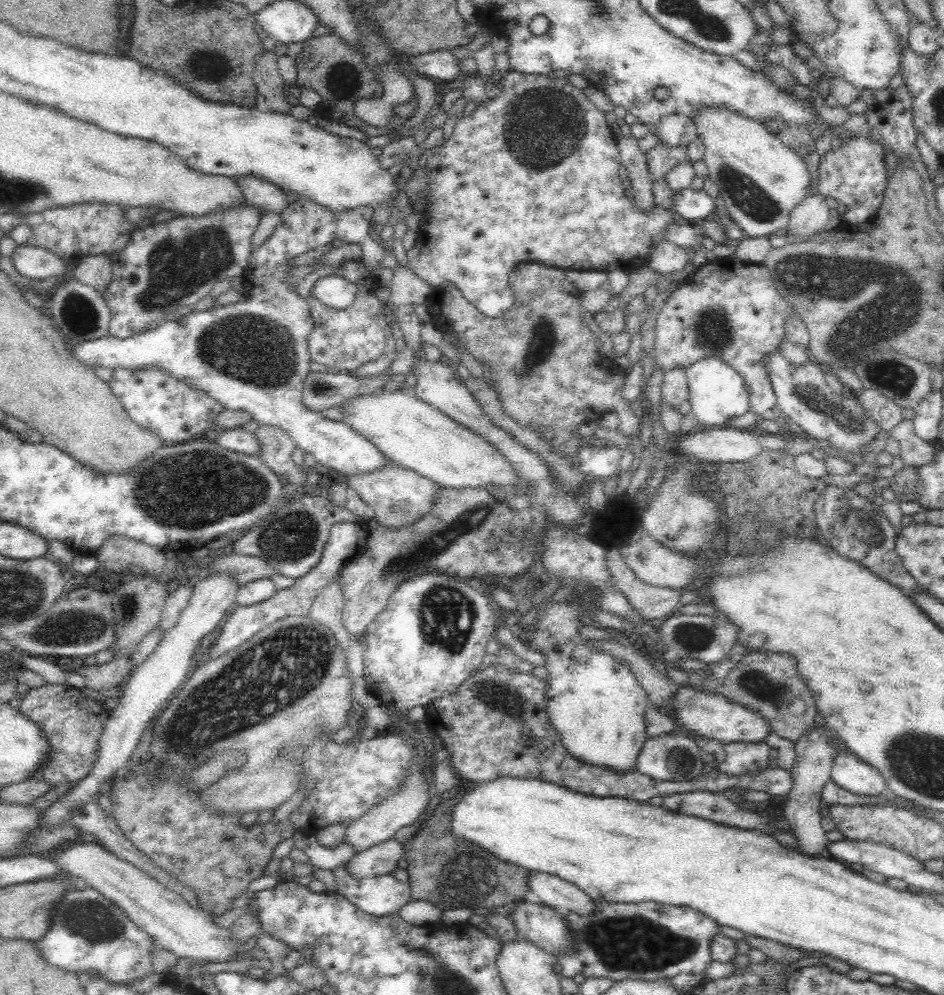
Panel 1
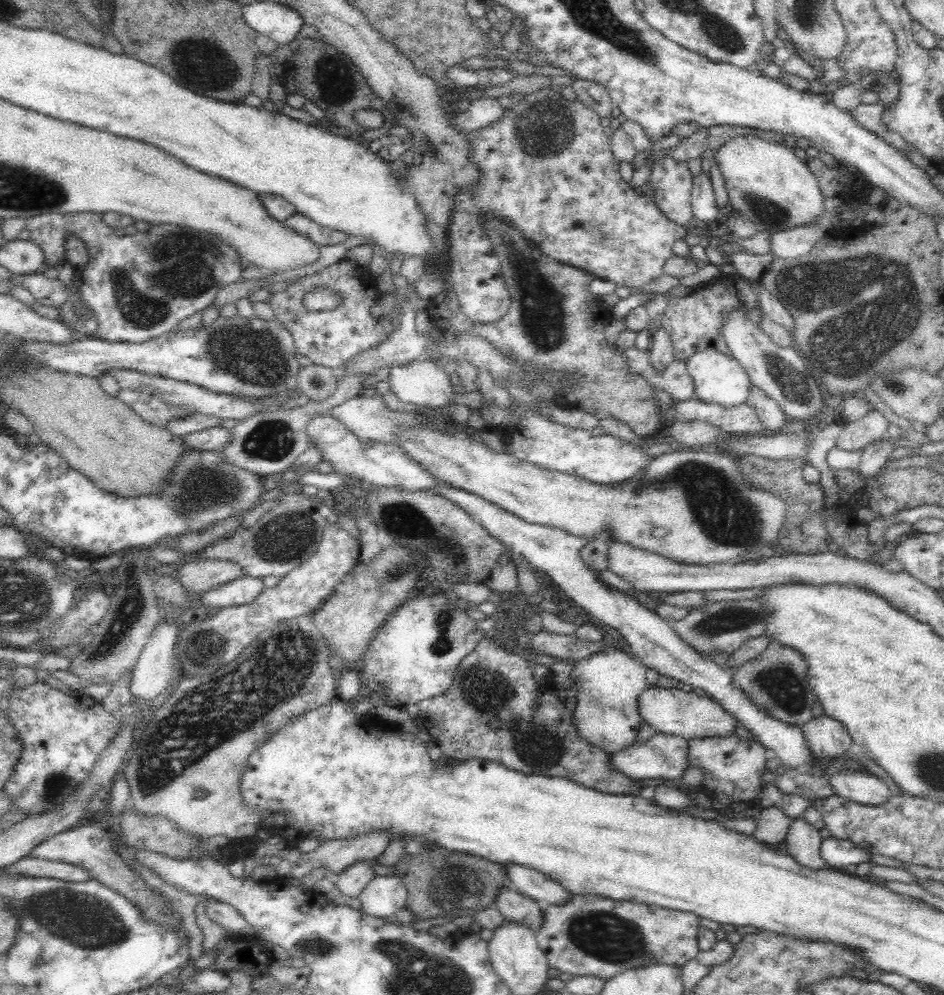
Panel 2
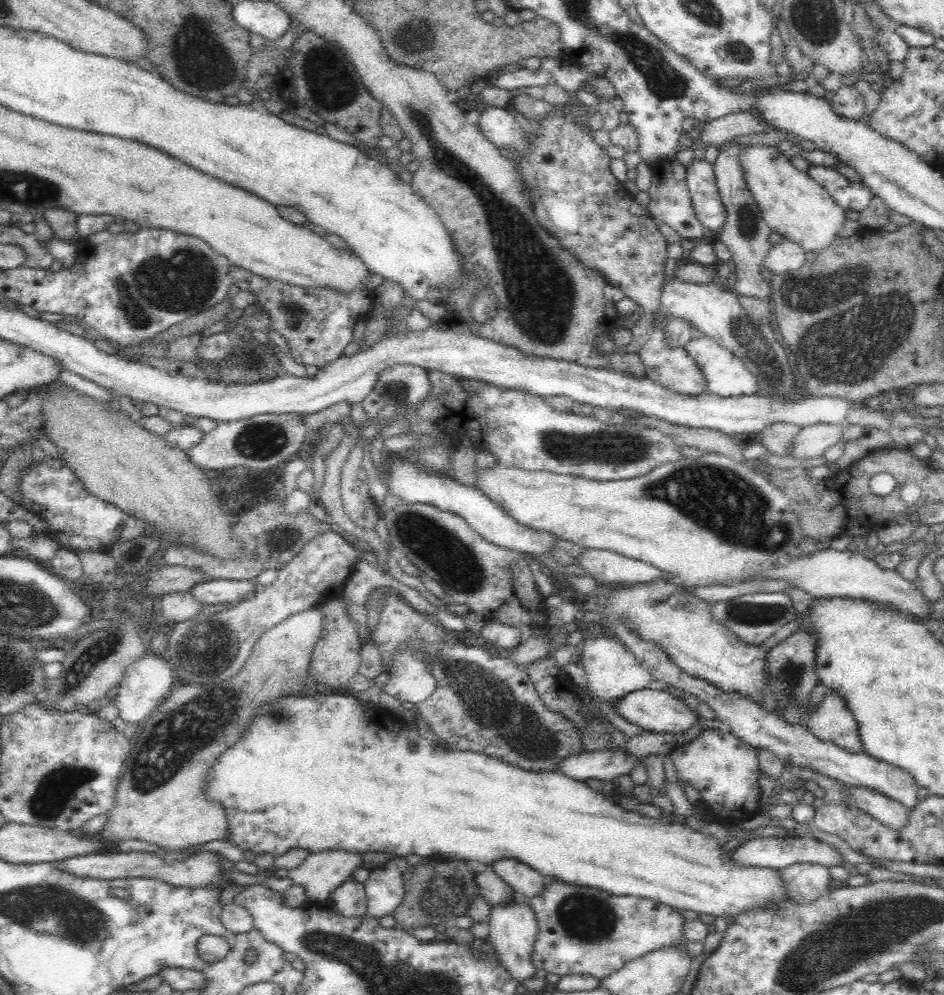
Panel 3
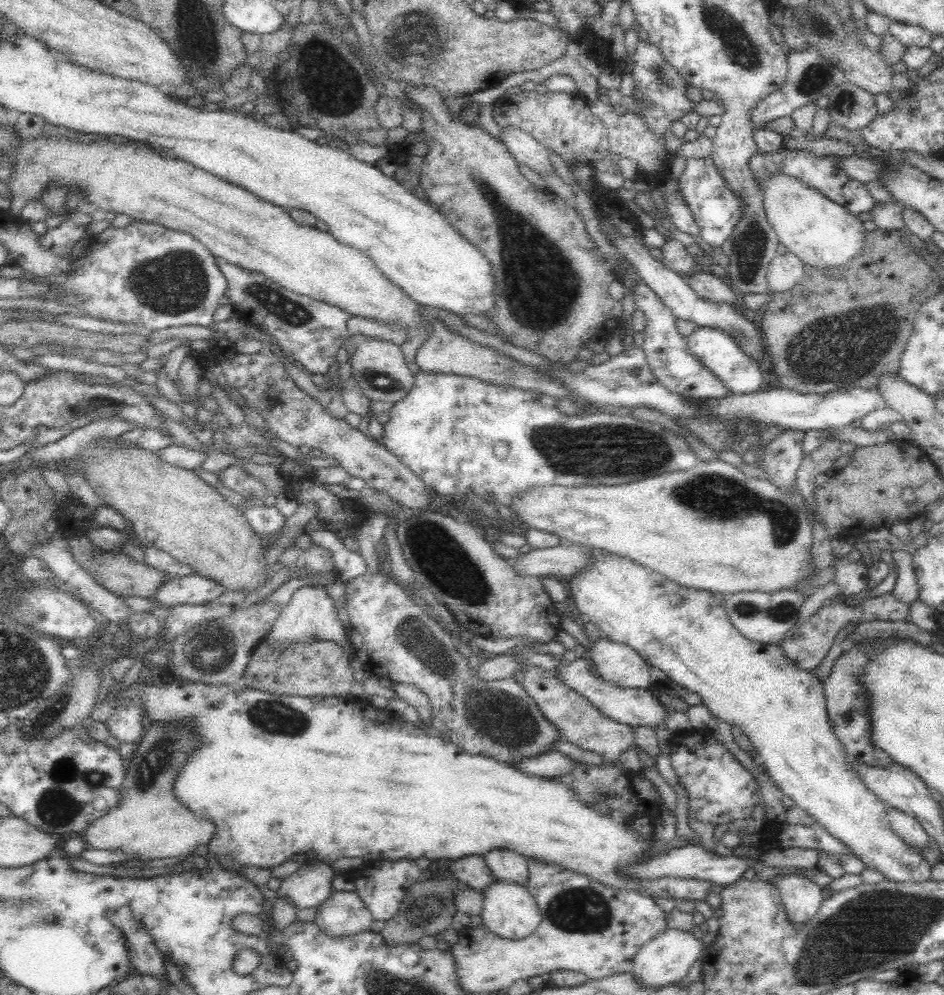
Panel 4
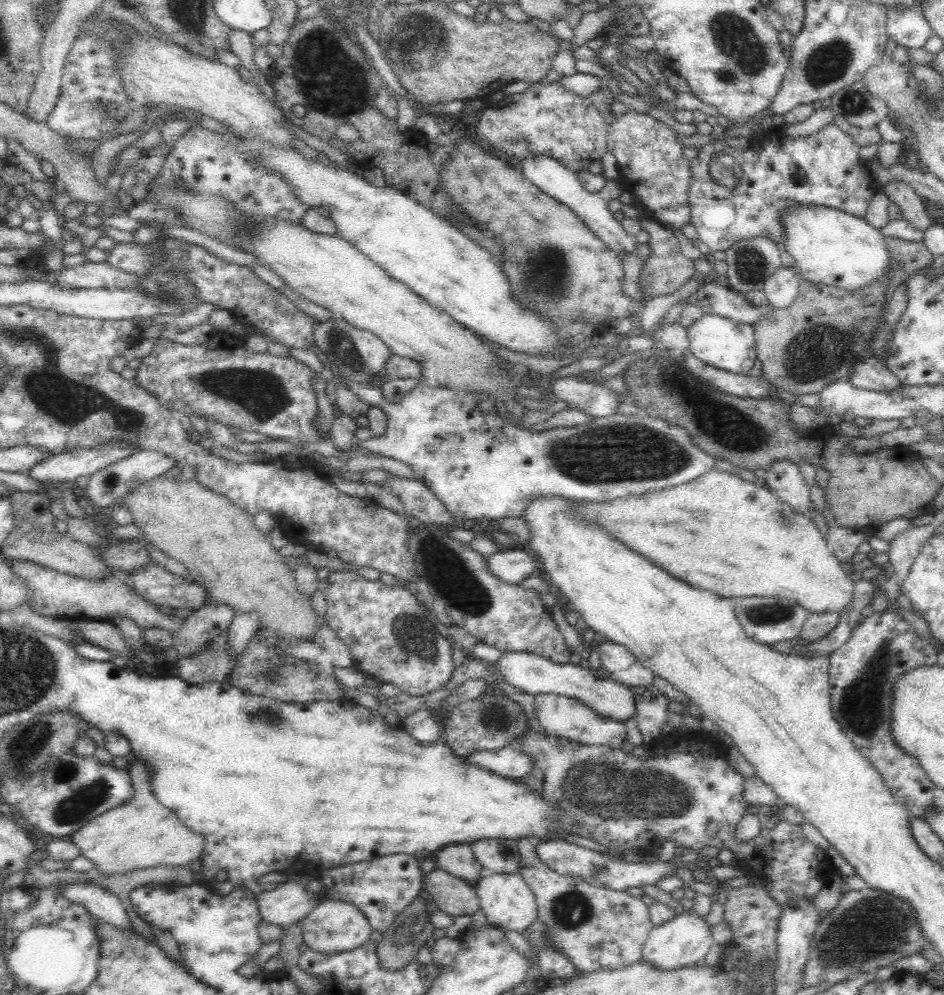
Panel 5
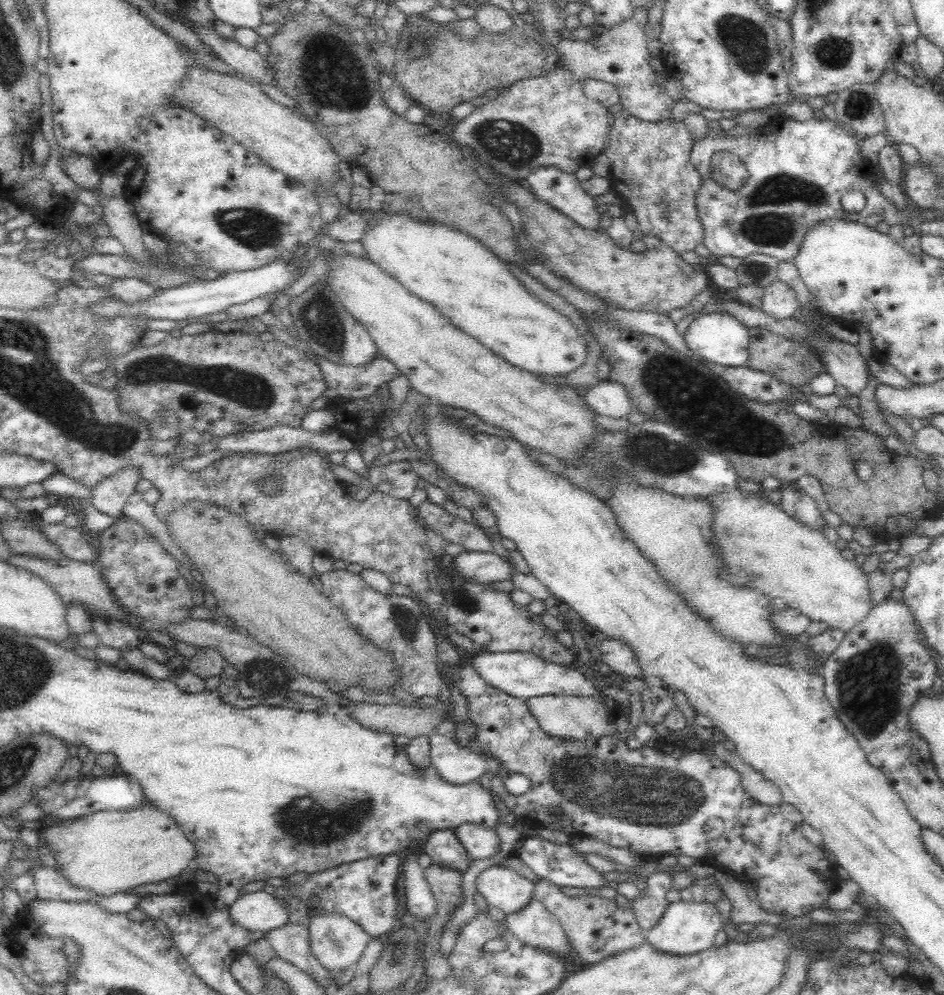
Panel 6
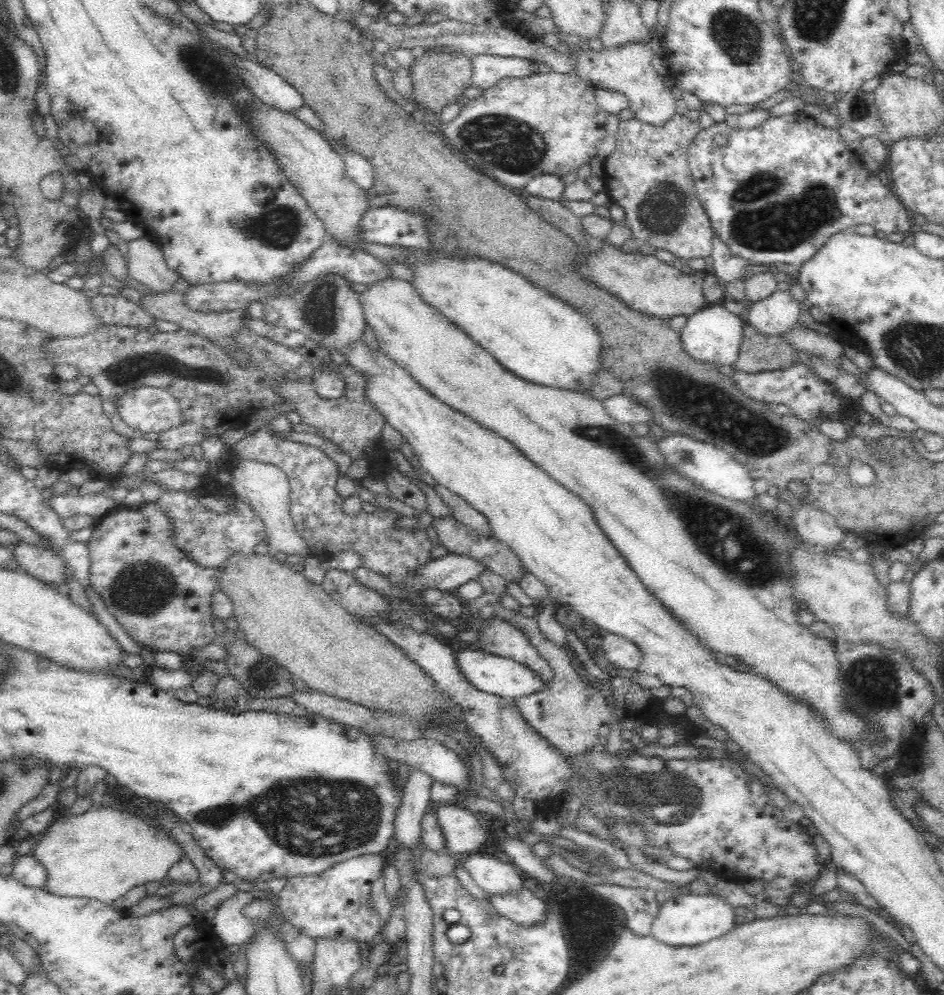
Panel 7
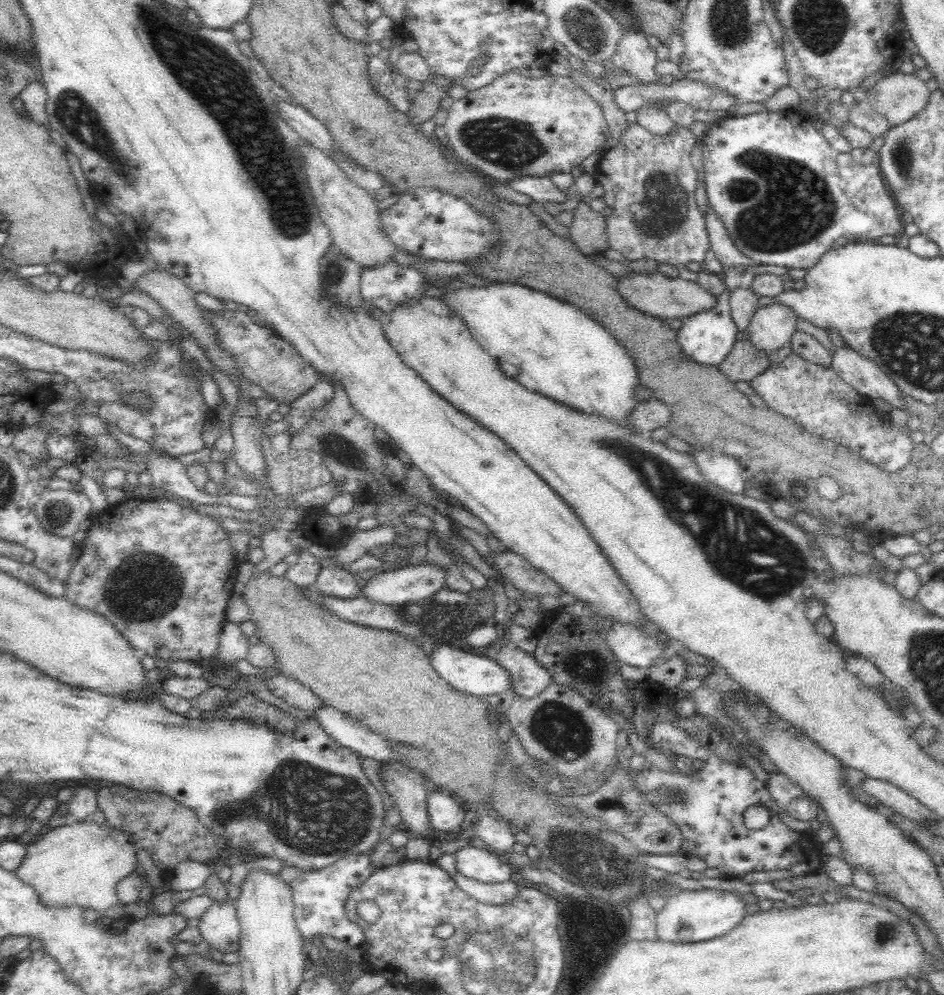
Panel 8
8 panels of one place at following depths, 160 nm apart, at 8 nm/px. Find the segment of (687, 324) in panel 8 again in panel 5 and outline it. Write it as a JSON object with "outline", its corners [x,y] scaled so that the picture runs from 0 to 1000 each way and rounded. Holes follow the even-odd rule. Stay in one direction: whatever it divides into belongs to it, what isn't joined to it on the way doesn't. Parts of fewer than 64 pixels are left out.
{"outline":[[[746,315],[746,318],[742,318],[733,328],[728,329],[728,339],[735,359],[744,365],[788,378],[808,378],[806,365],[800,352],[798,327]]]}

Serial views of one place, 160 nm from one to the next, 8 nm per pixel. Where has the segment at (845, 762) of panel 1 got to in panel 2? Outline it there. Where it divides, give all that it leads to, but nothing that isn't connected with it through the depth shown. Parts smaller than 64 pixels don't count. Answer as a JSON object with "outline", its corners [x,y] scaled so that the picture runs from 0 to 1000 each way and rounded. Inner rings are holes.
{"outline":[[[894,776],[878,782],[883,799],[915,810],[930,810],[944,802],[943,793],[934,783],[916,776]]]}

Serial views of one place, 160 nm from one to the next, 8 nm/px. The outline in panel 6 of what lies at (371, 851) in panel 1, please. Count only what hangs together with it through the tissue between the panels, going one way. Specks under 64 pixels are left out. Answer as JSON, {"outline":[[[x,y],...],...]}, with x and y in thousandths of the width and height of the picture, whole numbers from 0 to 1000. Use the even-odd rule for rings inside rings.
{"outline":[[[339,918],[328,923],[327,940],[332,960],[347,977],[375,972],[393,944],[381,930],[358,918]]]}

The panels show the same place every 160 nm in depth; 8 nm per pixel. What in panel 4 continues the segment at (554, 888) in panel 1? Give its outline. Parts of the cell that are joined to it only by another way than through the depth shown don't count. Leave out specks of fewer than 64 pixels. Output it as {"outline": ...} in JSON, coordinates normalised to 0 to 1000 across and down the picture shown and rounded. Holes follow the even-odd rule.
{"outline":[[[523,852],[510,859],[525,883],[558,888],[558,861],[540,853]]]}

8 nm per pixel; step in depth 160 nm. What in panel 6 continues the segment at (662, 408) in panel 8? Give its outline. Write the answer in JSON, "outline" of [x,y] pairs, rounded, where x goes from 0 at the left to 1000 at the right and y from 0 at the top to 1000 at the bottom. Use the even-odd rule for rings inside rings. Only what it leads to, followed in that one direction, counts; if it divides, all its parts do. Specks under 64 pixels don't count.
{"outline":[[[650,383],[631,385],[621,392],[618,401],[630,416],[646,420],[661,420],[672,414],[665,391]]]}

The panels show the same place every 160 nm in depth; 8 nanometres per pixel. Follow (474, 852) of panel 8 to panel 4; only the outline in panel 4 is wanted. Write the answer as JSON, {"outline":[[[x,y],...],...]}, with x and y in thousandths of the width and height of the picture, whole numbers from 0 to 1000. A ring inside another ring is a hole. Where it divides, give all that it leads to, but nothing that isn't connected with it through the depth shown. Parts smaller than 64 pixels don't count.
{"outline":[[[524,883],[522,888],[517,888],[517,892],[513,892],[511,899],[513,899],[513,905],[511,905],[508,921],[512,930],[523,939],[540,945],[554,944],[561,941],[572,929],[571,911],[557,888]]]}

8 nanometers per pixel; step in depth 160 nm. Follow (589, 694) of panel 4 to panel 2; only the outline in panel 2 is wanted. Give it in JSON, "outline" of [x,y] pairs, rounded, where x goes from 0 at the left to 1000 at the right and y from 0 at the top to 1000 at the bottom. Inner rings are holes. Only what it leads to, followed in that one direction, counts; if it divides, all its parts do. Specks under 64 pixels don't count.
{"outline":[[[688,690],[679,696],[675,709],[680,728],[691,730],[695,737],[710,738],[725,743],[772,740],[778,738],[781,723],[767,715],[750,699],[738,699],[736,695],[724,695],[717,691]]]}

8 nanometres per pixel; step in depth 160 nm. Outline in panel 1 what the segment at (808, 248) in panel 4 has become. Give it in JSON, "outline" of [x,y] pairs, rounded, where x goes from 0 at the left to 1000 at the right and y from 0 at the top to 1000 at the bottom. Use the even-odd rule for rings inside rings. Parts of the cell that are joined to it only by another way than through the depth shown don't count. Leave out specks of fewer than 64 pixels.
{"outline":[[[750,108],[737,112],[734,122],[737,124],[740,136],[745,139],[744,159],[751,171],[750,178],[760,185],[762,195],[767,199],[771,211],[770,216],[784,229],[788,237],[807,239],[832,230],[842,209],[860,195],[858,194],[860,177],[851,158],[835,149],[809,125],[773,112],[769,108]]]}

